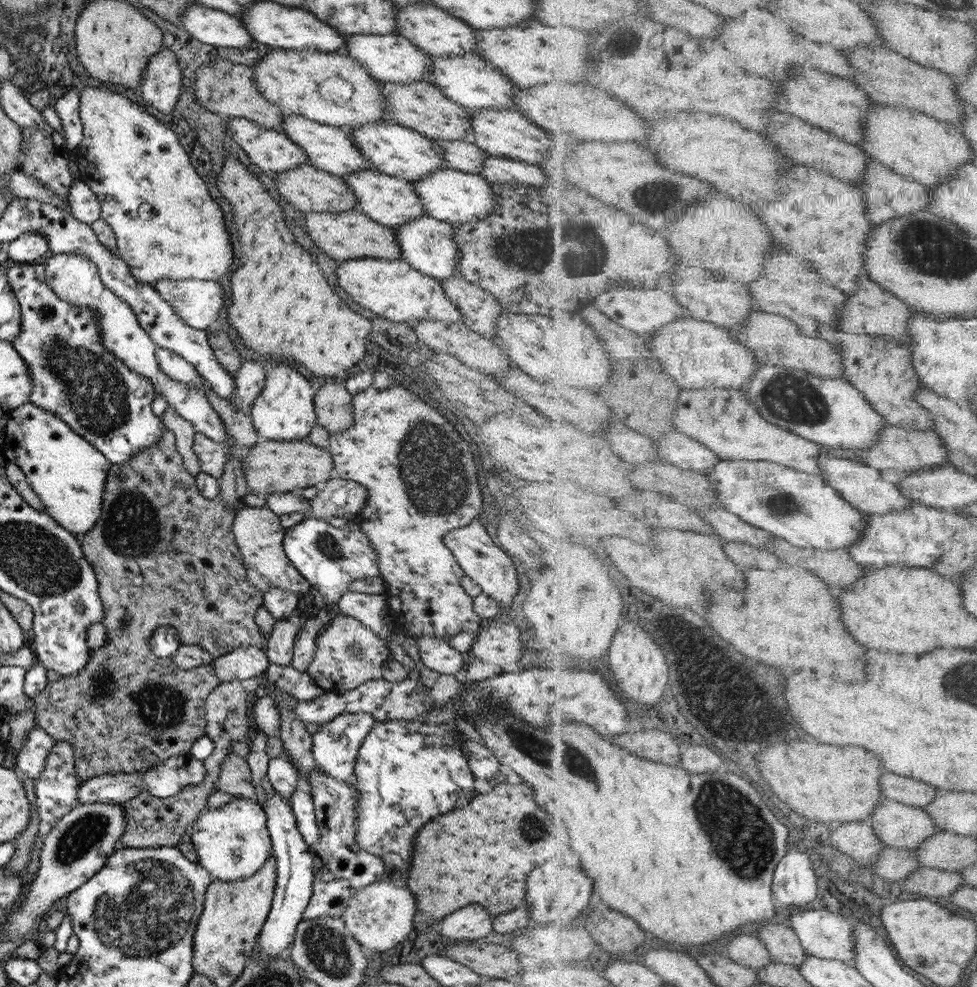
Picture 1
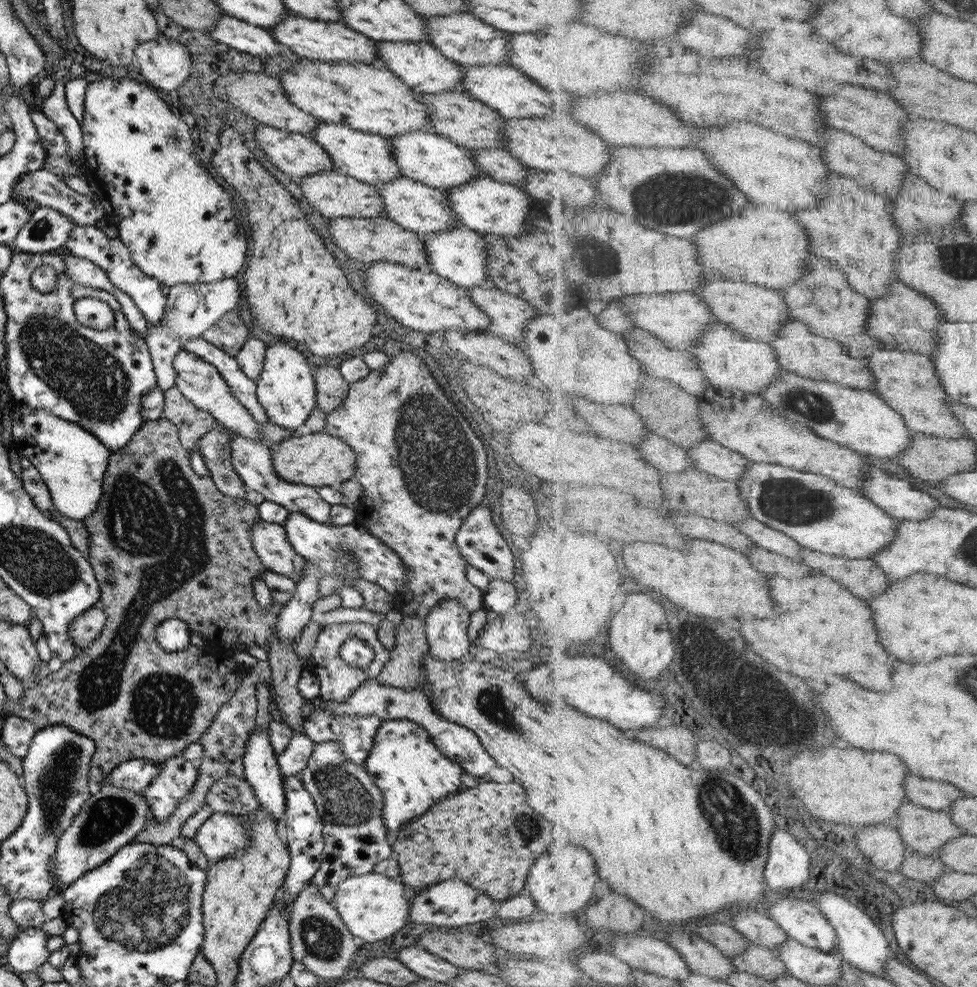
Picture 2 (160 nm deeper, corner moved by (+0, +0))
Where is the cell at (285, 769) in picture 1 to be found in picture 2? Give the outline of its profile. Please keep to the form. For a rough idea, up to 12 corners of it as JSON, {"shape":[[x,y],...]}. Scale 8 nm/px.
{"shape":[[292,734],[276,756],[280,775],[299,775],[314,742]]}

